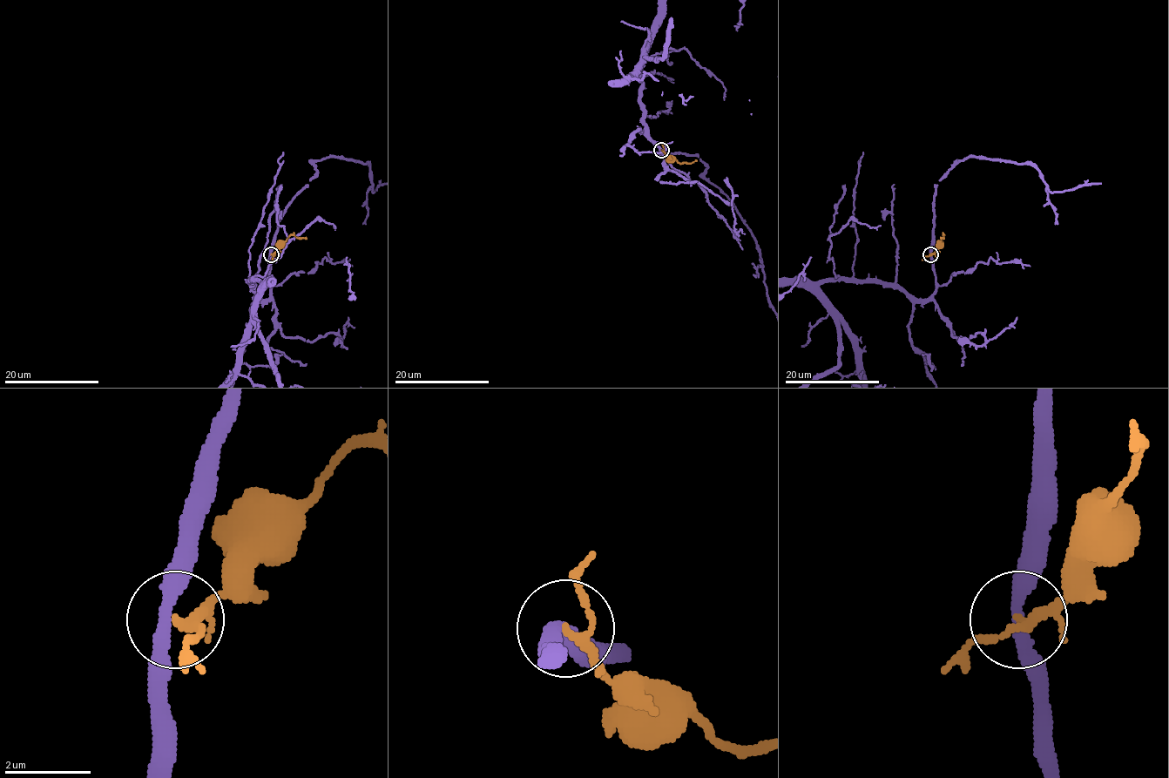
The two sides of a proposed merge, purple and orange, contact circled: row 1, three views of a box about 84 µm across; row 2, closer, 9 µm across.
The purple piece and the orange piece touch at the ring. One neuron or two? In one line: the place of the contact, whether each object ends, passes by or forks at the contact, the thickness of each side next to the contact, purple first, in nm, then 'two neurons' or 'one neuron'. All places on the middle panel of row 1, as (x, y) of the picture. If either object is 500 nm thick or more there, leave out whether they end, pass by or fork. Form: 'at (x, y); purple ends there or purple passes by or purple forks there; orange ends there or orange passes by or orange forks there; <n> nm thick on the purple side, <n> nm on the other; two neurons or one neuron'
at (661, 150); purple passes by; orange passes by; 320 nm thick on the purple side, 190 nm on the other; two neurons

